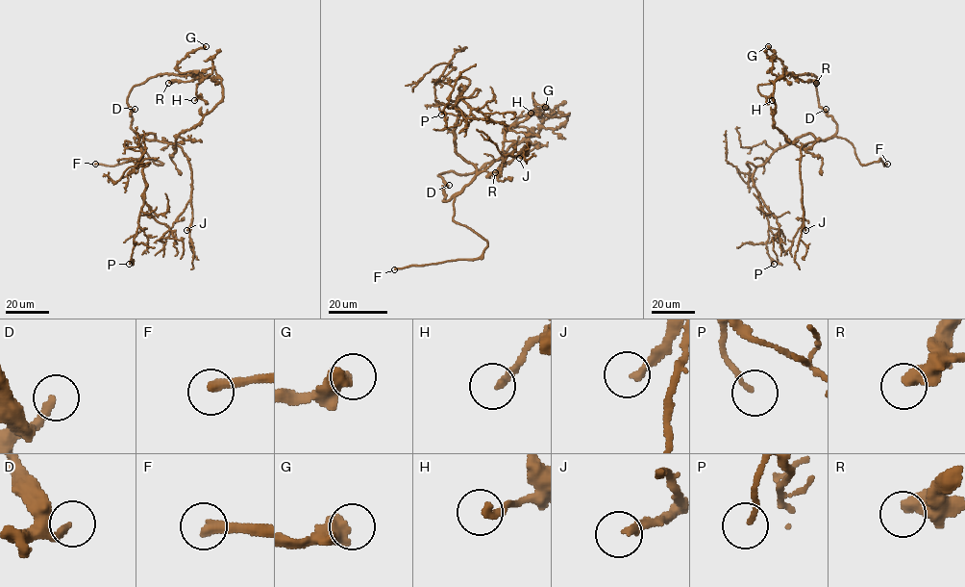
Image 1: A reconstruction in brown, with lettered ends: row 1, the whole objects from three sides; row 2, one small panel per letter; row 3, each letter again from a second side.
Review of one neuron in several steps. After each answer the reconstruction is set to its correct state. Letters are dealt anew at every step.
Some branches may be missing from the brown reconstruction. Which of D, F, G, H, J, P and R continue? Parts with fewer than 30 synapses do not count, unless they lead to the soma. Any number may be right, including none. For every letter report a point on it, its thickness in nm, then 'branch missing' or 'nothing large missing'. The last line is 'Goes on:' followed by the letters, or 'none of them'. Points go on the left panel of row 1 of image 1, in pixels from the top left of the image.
D: (135, 109) | 240 nm | nothing large missing
F: (95, 164) | 320 nm | branch missing
G: (206, 46) | 600 nm | nothing large missing
H: (194, 100) | 220 nm | nothing large missing
J: (186, 230) | 240 nm | branch missing
P: (129, 264) | 160 nm | nothing large missing
R: (168, 83) | 480 nm | nothing large missing
Goes on: F, J

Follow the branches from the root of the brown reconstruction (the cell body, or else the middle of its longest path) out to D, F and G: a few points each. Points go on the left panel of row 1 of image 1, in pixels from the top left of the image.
D: (159, 141), (140, 138), (131, 128), (131, 114), (135, 109)
F: (159, 141), (138, 137), (137, 142), (156, 164), (162, 165), (148, 159), (113, 165), (95, 164)
G: (159, 141), (174, 147), (177, 137), (193, 128), (222, 99), (220, 78), (177, 69), (188, 53), (206, 46)

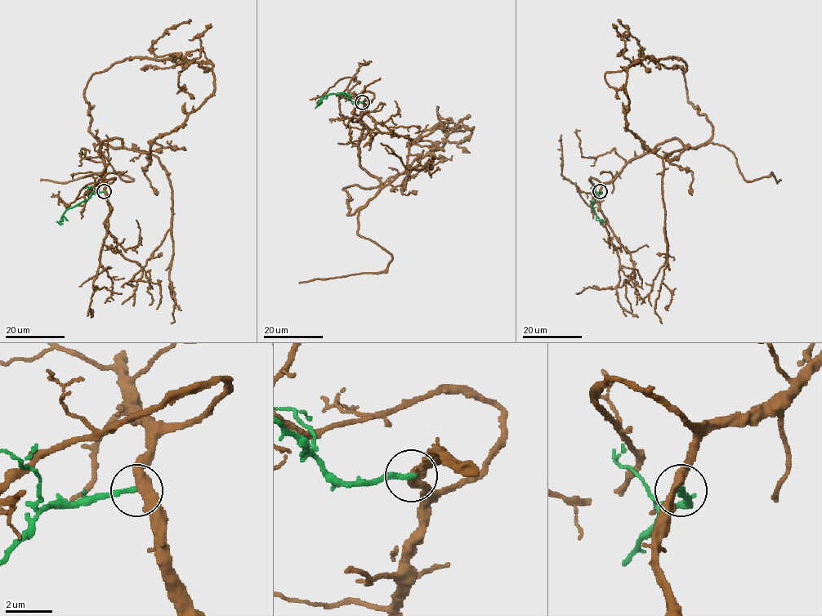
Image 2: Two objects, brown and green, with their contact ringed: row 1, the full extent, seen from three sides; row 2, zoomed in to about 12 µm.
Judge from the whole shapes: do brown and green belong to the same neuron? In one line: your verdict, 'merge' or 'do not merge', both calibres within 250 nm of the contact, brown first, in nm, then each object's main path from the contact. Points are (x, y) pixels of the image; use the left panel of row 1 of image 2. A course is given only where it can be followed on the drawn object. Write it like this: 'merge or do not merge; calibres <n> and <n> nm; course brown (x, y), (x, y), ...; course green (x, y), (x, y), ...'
do not merge; calibres 360 and 240 nm; course brown (104, 191), (104, 140), (119, 138), (148, 158), (212, 93), (211, 64), (153, 51), (167, 29), (191, 20); course green (104, 191), (95, 193), (67, 209), (59, 222), (62, 223)

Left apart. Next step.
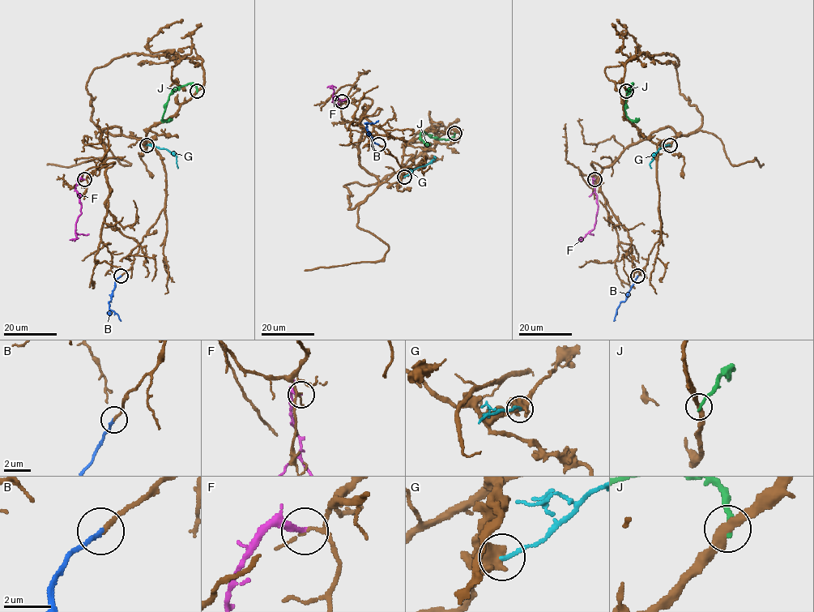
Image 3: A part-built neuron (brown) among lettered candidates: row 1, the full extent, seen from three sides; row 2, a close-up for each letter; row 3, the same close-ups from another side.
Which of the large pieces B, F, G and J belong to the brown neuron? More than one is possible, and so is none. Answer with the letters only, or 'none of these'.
B

